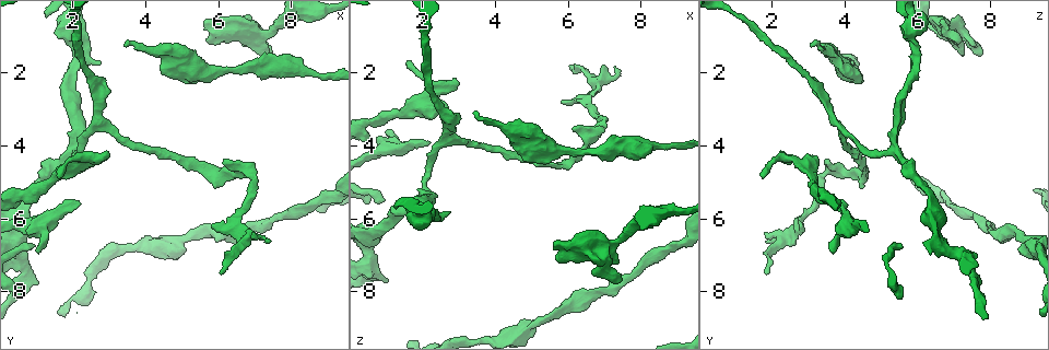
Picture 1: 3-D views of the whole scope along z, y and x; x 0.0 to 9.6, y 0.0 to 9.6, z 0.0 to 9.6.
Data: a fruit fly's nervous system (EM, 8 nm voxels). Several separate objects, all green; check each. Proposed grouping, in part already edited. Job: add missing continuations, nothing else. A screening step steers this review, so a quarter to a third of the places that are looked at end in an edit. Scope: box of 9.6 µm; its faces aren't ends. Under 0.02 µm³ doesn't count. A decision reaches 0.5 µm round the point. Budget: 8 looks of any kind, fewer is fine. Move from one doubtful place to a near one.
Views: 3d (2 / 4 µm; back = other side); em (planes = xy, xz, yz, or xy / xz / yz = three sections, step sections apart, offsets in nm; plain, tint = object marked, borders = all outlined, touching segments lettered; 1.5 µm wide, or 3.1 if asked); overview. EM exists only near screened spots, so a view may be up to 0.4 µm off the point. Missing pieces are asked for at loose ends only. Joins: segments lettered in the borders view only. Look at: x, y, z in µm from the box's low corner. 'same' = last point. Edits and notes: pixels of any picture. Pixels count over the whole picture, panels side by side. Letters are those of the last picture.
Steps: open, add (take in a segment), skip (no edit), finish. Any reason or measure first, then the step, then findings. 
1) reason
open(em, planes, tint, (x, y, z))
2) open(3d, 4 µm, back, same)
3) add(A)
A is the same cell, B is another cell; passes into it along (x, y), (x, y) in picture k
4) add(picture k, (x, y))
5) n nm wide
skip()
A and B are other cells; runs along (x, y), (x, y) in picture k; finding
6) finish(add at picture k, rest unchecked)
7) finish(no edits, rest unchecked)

tapers out
open(em, planes, borders, (3.50, 1.25, 3.05))

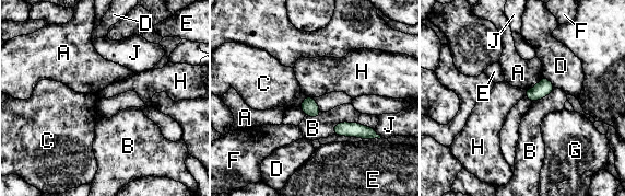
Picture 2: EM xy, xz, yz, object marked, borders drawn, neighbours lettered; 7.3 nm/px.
110 nm wide
skip()
A, B, C, D, E, F, G, H and J are other cells; border along (307, 95), (313, 98) in picture 2; none of them fits

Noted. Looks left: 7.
an open end
open(em, xy, step 8, borders, (1.60, 4.90, 1.75))

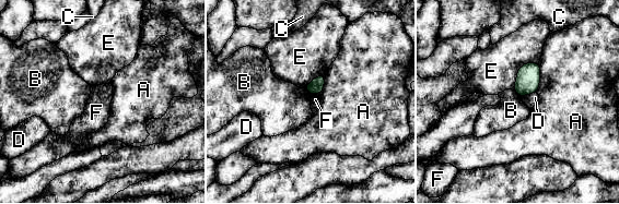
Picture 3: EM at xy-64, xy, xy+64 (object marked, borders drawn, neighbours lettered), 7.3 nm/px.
skip()
A, B, C, D, E and F are other cells; border along (513, 88), (518, 95) in picture 3; no lettered segment goes on from it

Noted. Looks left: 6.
an open end
open(3d, 2 µm, back, (2.70, 1.70, 5.90))

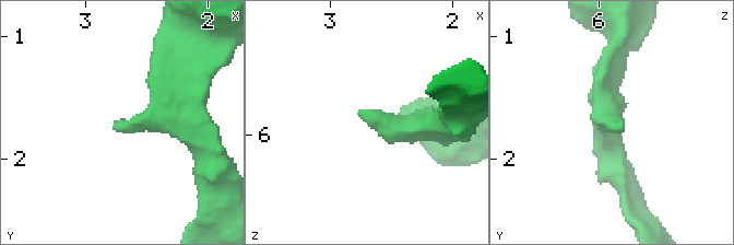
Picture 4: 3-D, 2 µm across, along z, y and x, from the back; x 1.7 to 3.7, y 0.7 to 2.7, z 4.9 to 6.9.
need the tissue
open(em, planes, borders, (2.76, 1.70, 5.82))

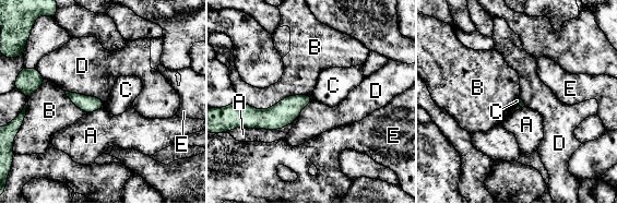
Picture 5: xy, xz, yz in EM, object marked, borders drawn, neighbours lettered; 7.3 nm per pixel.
B touches over 550 nm
skip()
A, B, C, D and E are other cells; border along (64, 90), (95, 96), (104, 104) in picture 5; no lettered segment goes on from it

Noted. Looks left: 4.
finish(no edits, rest unchecked)

